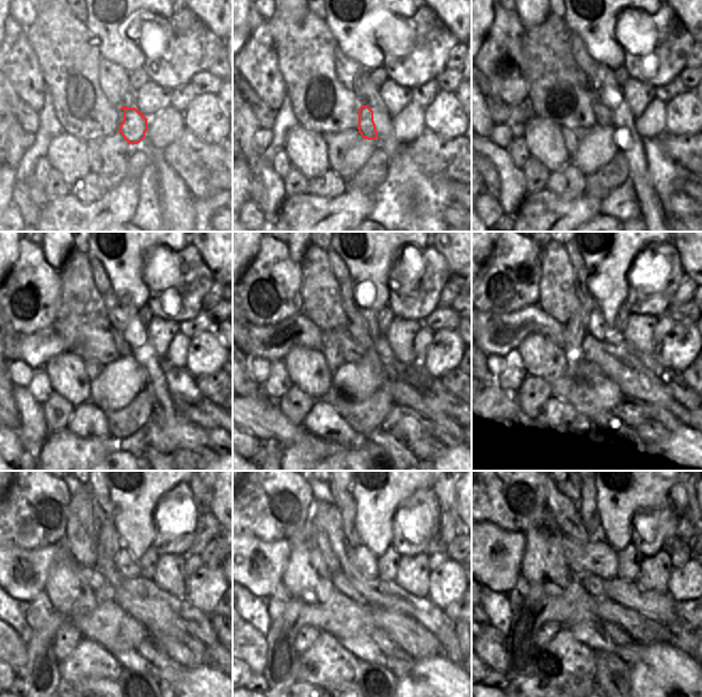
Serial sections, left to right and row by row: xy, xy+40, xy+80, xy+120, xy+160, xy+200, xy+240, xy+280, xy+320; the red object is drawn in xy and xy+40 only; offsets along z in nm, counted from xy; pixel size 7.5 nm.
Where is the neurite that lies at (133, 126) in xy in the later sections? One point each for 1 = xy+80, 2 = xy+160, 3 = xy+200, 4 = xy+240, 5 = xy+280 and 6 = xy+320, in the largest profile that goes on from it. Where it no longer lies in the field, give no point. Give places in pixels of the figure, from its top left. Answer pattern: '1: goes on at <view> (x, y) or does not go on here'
1: goes on at xy+80 (603, 114)
2: goes on at xy+160 (357, 333)
3: goes on at xy+200 (597, 328)
4: goes on at xy+240 (127, 565)
5: goes on at xy+280 (364, 559)
6: goes on at xy+320 (594, 556)

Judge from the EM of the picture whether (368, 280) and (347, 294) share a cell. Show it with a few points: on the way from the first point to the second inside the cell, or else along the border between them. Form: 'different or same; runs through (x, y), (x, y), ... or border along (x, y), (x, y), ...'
different; border along (347, 267), (350, 273), (351, 291), (354, 297)

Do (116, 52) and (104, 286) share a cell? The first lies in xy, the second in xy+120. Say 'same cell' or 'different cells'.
different cells

